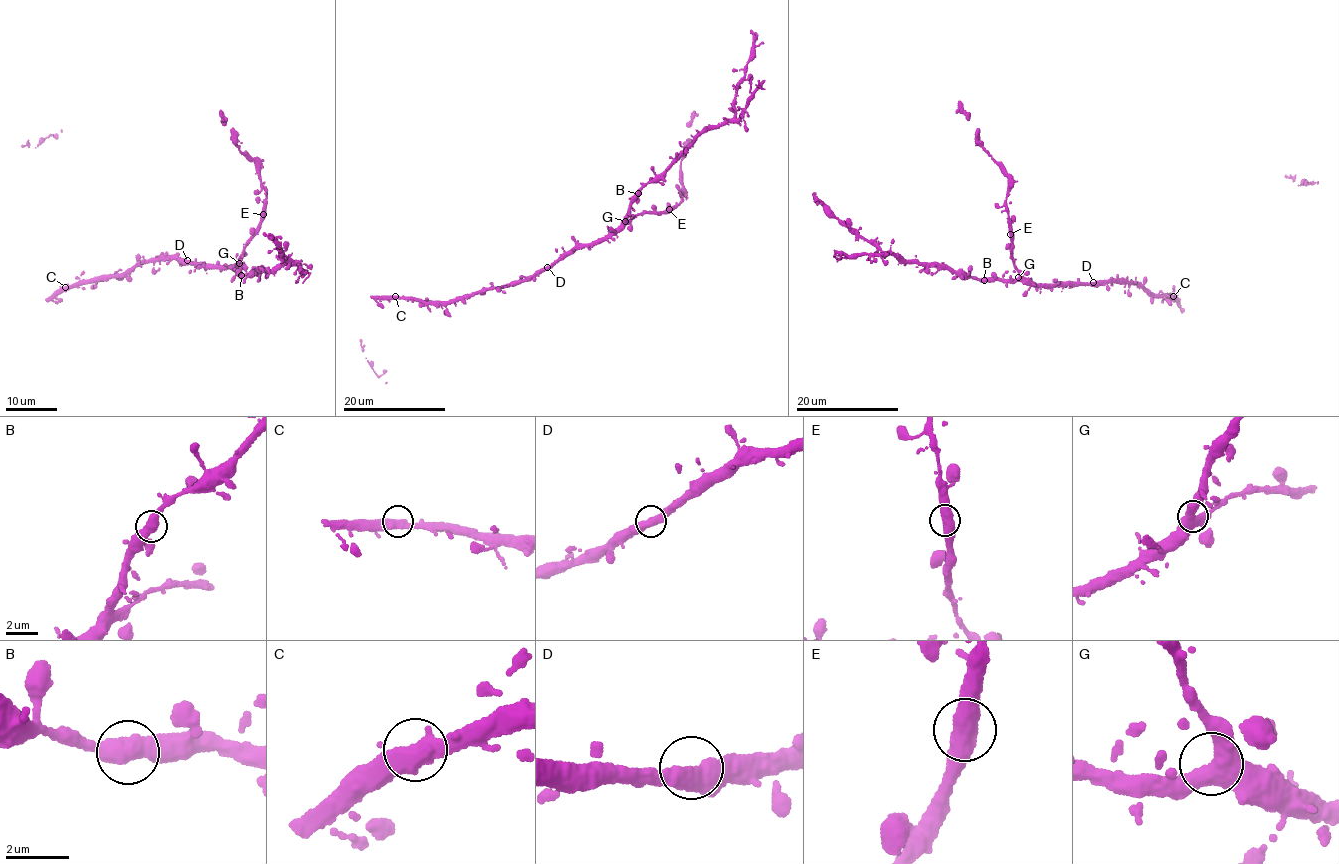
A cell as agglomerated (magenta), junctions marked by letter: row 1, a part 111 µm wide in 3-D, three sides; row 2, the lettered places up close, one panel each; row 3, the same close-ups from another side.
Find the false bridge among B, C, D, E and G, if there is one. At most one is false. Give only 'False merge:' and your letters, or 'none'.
False merge: none

